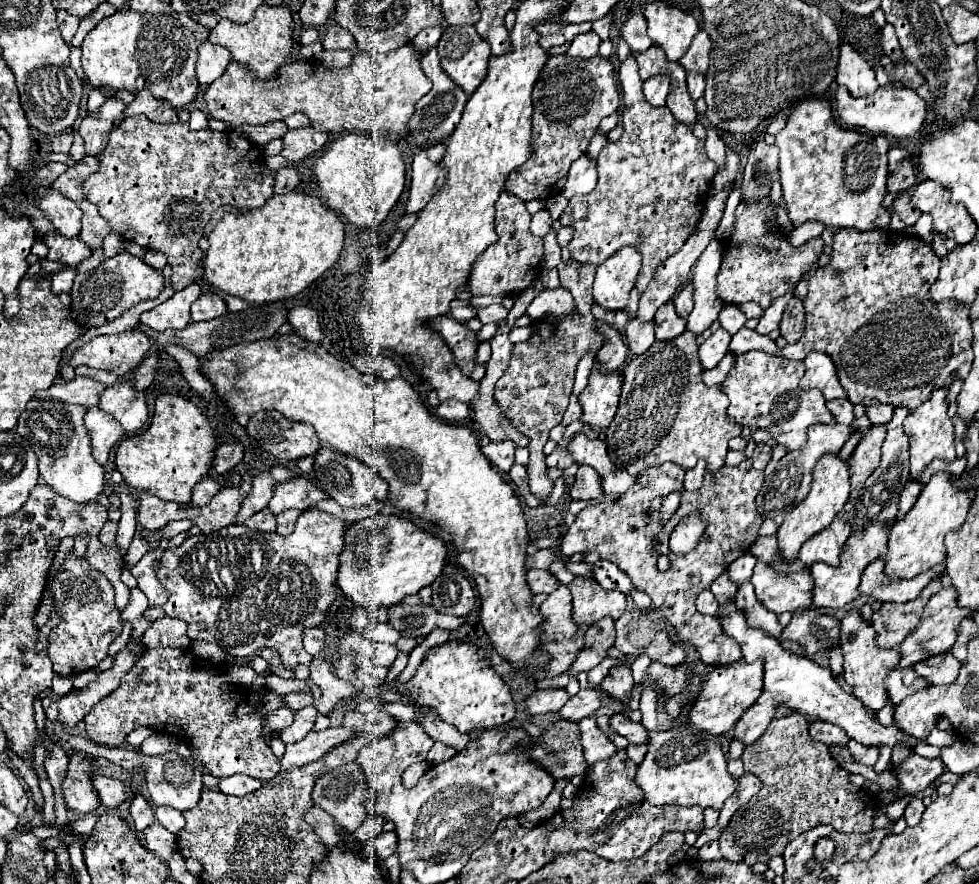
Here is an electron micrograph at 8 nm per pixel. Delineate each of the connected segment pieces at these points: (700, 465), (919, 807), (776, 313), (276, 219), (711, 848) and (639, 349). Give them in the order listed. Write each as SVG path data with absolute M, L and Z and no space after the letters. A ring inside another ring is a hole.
M700 459L692 469L686 471L684 475L684 489L688 491L696 491L702 487L702 481L704 481L704 474L706 468L706 461Z
M914 797L914 799L910 801L910 805L906 807L906 813L904 813L904 819L908 821L908 825L916 825L916 823L920 821L924 809L926 809L926 807L924 807L922 799L920 799L920 797Z
M790 293L790 295L784 295L782 299L776 299L774 303L772 303L772 307L768 309L768 311L764 311L764 315L762 315L762 319L760 319L760 323L758 323L758 327L756 327L756 331L758 333L770 333L770 331L774 331L774 329L778 329L778 325L780 325L780 319L782 319L782 313L784 313L784 309L786 309L786 305L788 305L788 301L794 297L794 293Z
M292 191L286 195L272 195L258 209L248 209L244 213L224 213L220 223L208 235L208 241L210 249L204 259L204 277L218 291L250 303L272 303L296 297L336 263L344 245L344 223L318 197Z
M710 841L710 843L706 843L706 847L702 847L702 849L698 851L698 857L700 857L700 859L706 859L706 861L722 859L720 849L718 849L718 841Z
M634 317L624 329L626 345L634 355L642 355L654 343L654 321L642 321Z

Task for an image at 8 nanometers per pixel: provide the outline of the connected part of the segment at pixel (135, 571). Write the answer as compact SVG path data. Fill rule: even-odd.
M156 547L156 549L148 551L148 553L130 569L130 573L132 573L132 575L136 577L136 581L138 581L138 589L148 597L150 607L154 607L154 605L164 605L166 599L168 599L166 587L162 587L162 583L156 579L156 573L154 573L154 569L152 569L154 559L158 559L158 557L162 557L162 555L164 555L164 549Z

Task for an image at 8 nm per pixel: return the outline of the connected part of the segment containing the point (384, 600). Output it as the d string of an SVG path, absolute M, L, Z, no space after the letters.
M374 515L356 521L346 531L346 545L340 555L338 587L360 607L392 607L406 595L416 595L422 587L432 585L440 575L446 559L442 539L418 529L404 517Z

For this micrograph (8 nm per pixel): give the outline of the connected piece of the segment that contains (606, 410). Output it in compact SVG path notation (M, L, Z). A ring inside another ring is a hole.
M596 363L592 367L586 389L578 397L582 405L580 419L598 429L608 427L616 415L620 391L622 391L622 371L602 373L600 363Z

